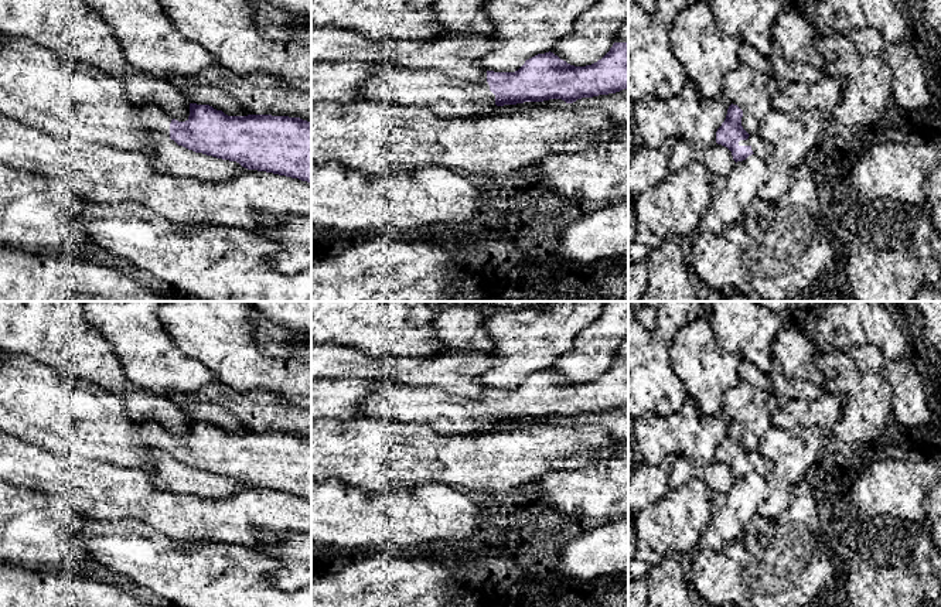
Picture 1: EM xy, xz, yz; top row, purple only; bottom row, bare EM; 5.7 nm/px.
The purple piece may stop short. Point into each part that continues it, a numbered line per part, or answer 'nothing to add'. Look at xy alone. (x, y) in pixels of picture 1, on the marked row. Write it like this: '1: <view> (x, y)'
1: xy (68, 99)

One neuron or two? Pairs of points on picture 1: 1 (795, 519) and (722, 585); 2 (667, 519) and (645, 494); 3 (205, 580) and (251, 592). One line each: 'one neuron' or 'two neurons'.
1: one neuron
2: two neurons
3: one neuron

